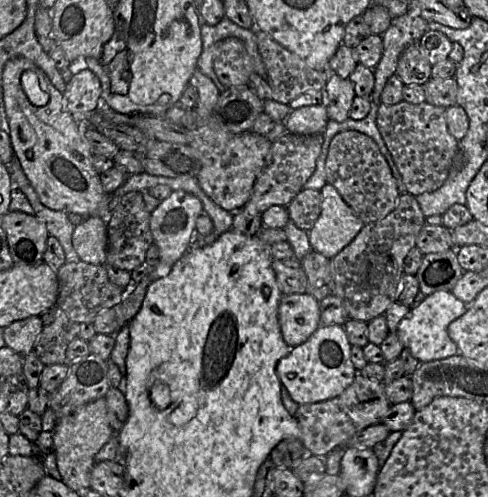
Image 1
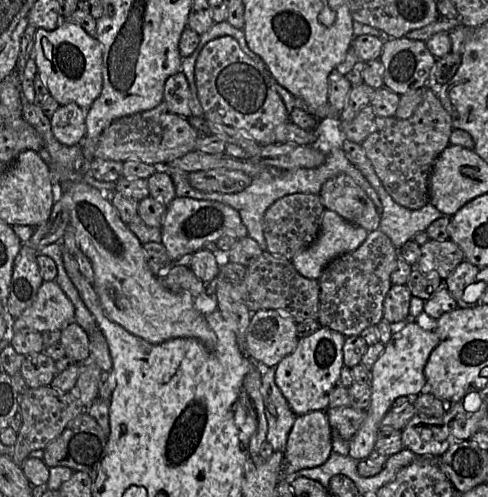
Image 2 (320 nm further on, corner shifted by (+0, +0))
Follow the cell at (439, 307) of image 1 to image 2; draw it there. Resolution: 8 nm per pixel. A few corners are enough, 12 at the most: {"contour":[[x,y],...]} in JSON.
{"contour":[[414,318],[392,336],[371,369],[366,417],[349,456],[368,458],[385,414],[419,395],[439,344]]}

